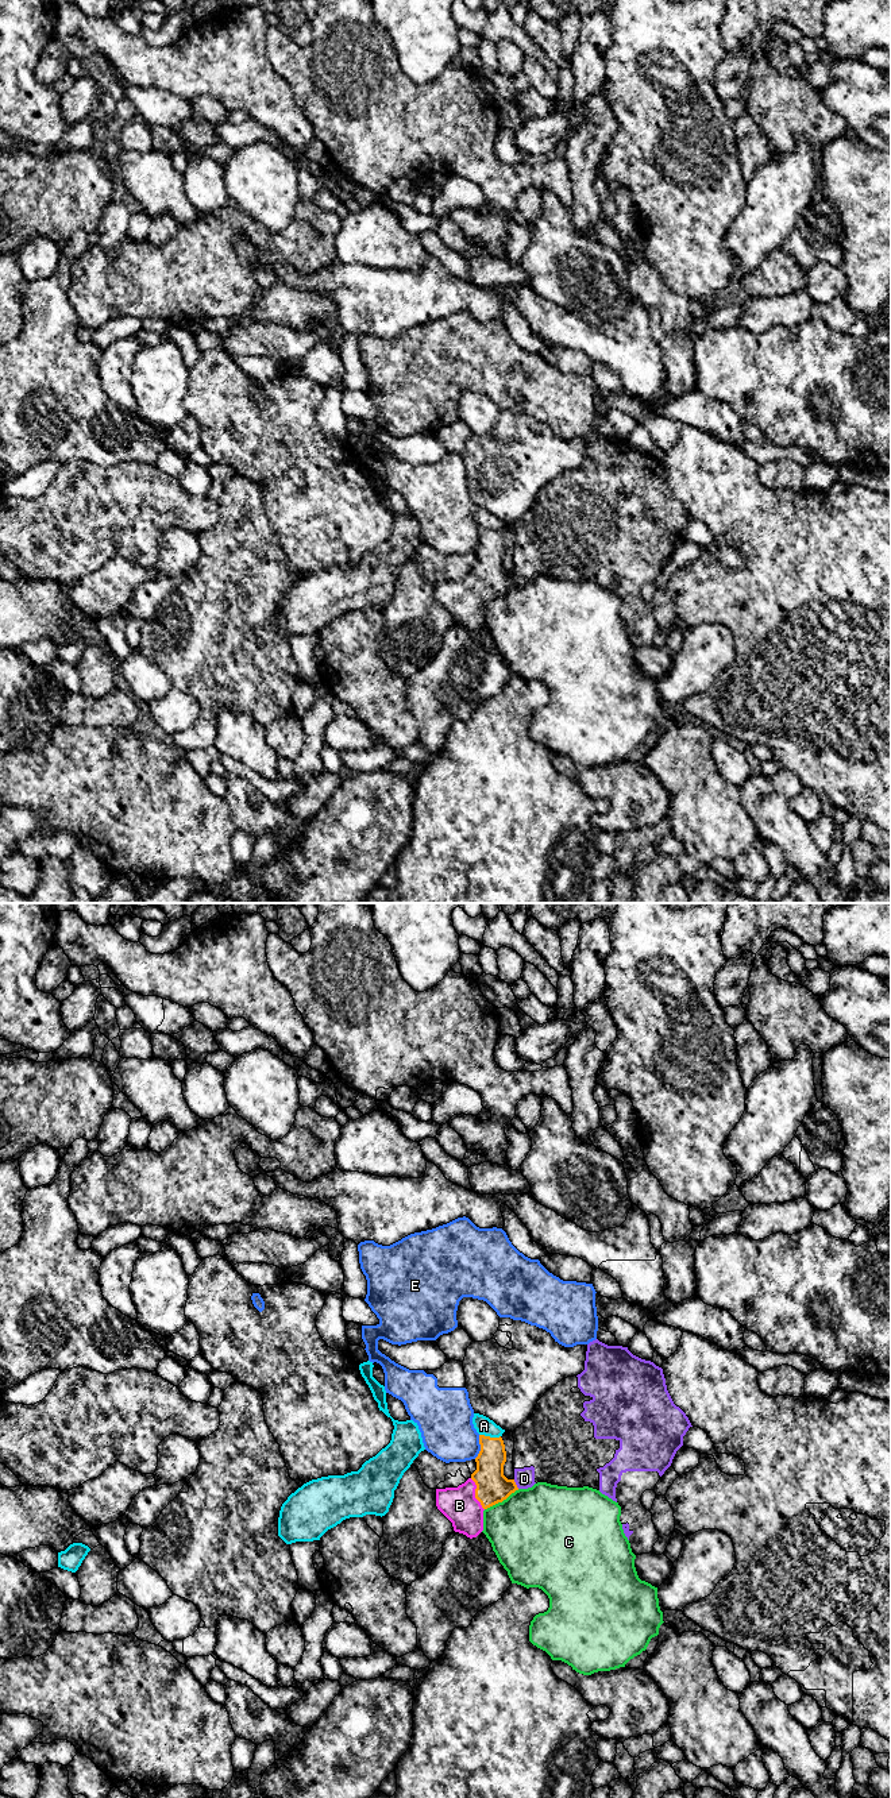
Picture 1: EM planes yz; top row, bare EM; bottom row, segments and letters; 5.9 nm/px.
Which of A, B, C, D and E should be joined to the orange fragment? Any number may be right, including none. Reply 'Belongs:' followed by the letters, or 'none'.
Belongs: B

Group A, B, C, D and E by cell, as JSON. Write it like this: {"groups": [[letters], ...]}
{"groups": [["A"], ["B"], ["C"], ["D"], ["E"]]}

